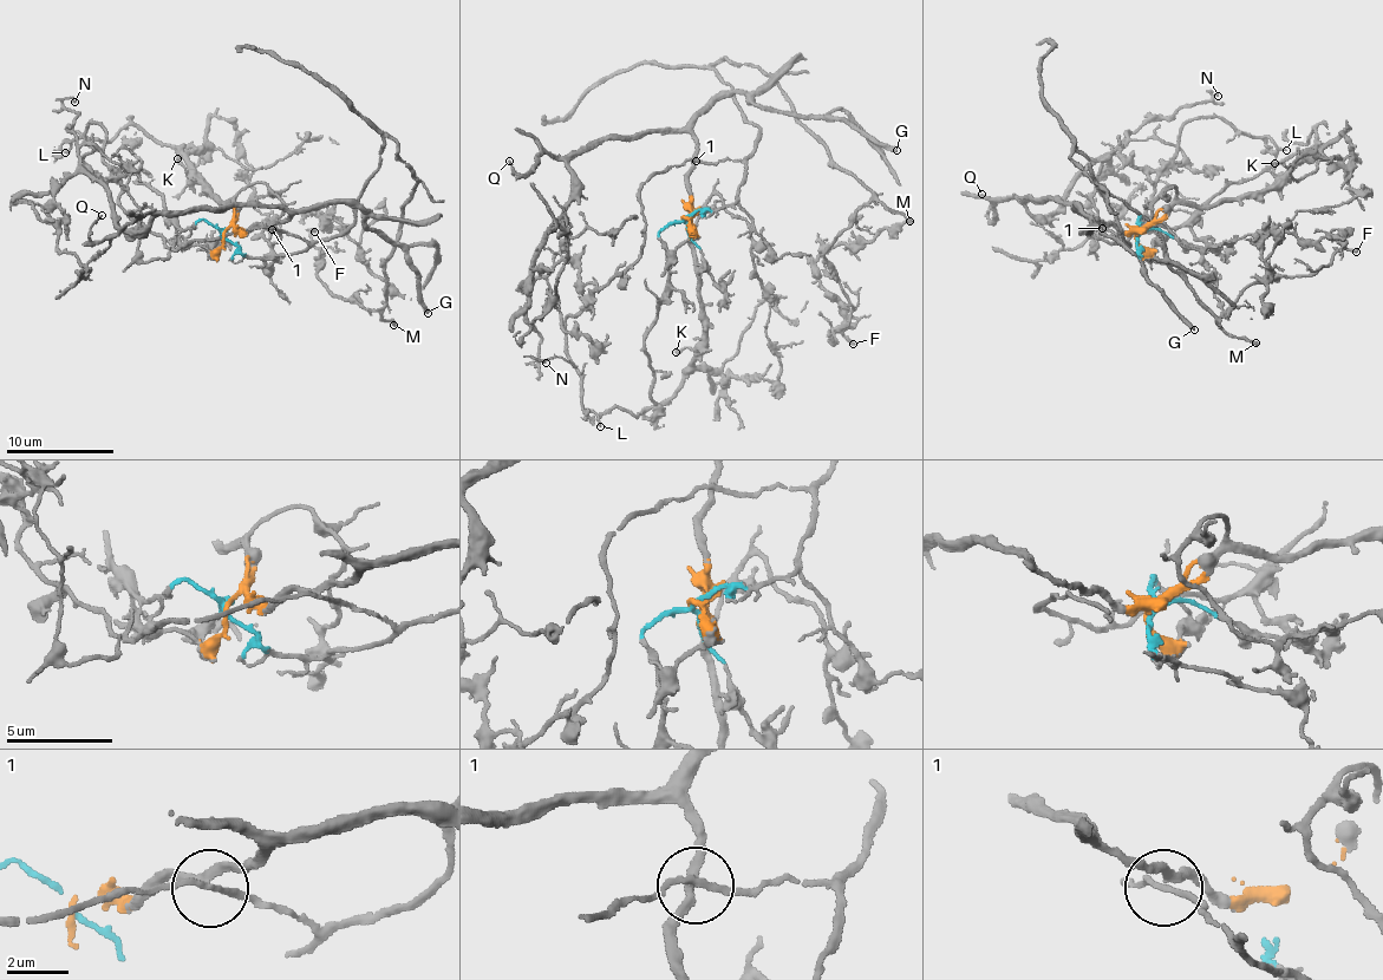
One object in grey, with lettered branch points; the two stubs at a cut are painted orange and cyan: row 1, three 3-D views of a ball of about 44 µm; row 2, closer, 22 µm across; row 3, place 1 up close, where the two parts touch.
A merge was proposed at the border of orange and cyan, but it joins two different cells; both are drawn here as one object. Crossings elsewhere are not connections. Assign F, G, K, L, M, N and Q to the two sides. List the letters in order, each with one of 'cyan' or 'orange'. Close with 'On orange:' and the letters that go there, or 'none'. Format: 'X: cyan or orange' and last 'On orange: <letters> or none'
F: cyan
G: orange
K: orange
L: cyan
M: cyan
N: orange
Q: orange
On orange: G, K, N, Q

